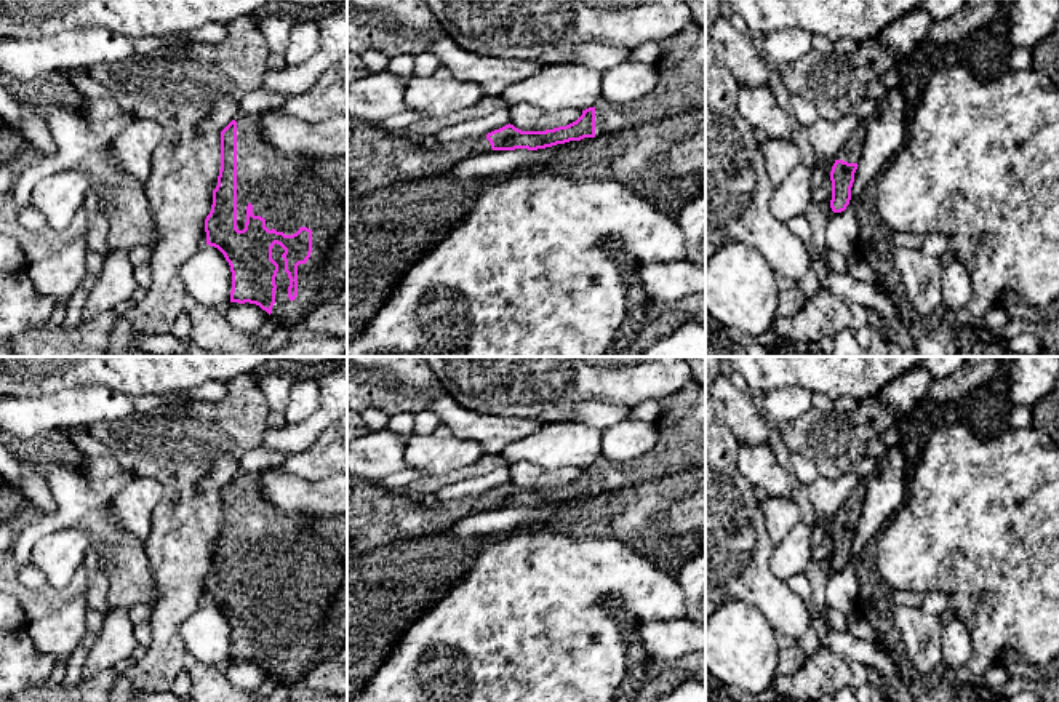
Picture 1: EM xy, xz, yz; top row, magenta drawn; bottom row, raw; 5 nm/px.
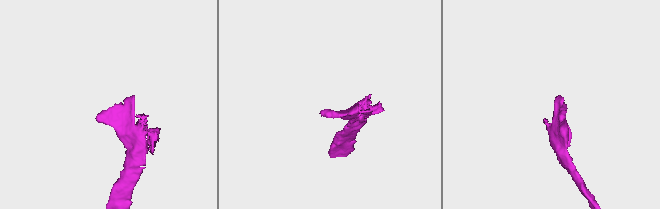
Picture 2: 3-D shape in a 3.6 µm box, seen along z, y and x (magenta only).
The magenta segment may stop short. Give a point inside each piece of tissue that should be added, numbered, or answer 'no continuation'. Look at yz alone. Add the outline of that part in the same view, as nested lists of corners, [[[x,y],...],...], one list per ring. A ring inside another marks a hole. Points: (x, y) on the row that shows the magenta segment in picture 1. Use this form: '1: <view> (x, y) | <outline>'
1: yz (851, 151) | [[[861,123],[853,131],[848,142],[843,146],[843,149],[838,152],[837,160],[843,160],[843,162],[848,162],[848,163],[859,163],[861,150],[862,150],[862,146],[864,146],[864,138],[865,138],[865,125]]]

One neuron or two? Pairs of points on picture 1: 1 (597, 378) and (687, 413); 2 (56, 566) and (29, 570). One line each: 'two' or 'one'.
1: two
2: two

